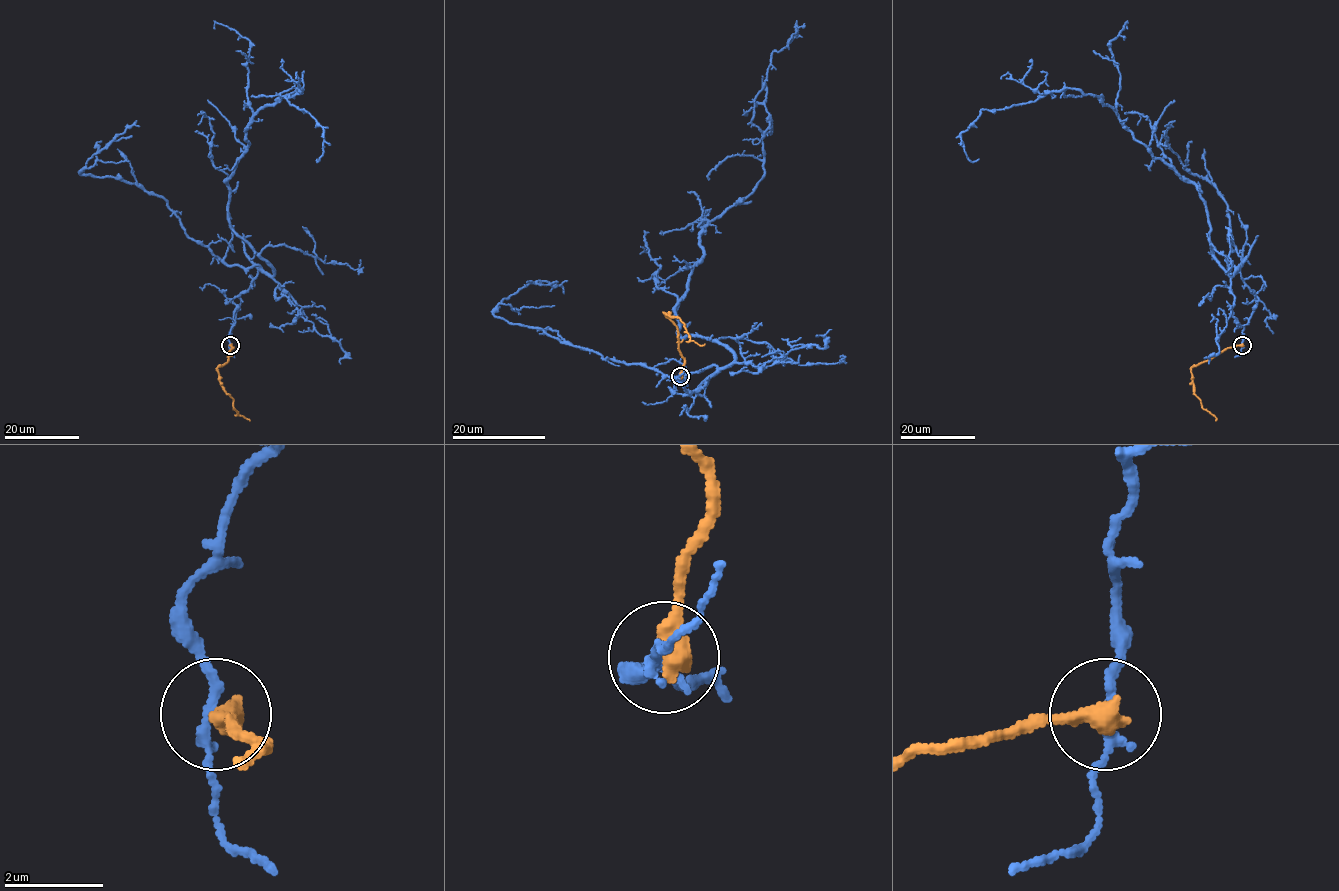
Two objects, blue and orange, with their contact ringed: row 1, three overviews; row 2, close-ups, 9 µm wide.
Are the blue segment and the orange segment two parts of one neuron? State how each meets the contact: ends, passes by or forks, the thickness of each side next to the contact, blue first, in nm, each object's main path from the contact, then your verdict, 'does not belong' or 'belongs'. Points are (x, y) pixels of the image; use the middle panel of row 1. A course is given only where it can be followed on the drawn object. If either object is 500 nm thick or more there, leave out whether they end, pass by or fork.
blue passes by; orange ends; calibres 190 and 480 nm; course blue (680, 377), (734, 360), (676, 305), (764, 173), (755, 95), (797, 27), (789, 49); course orange (680, 377), (684, 358), (678, 349), (676, 325), (664, 313), (684, 323), (691, 341), (699, 345), (705, 344); does not belong

